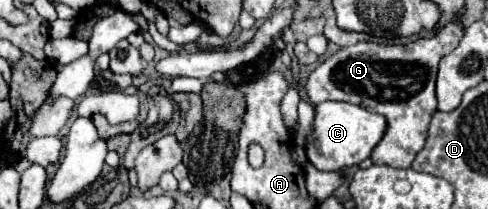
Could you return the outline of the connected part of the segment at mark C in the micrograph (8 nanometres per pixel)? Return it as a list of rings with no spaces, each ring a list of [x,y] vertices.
[[[324,101],[316,105],[314,129],[306,137],[306,157],[320,171],[340,171],[344,167],[352,167],[370,157],[376,143],[382,139],[386,131],[386,119],[378,113],[366,111],[360,105],[344,103],[344,101]]]

